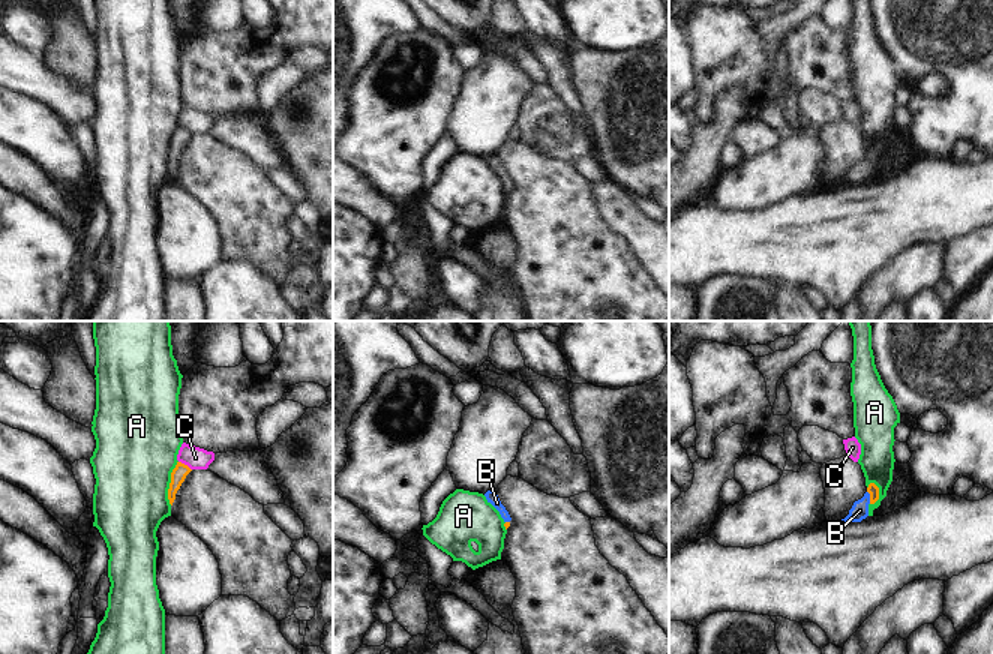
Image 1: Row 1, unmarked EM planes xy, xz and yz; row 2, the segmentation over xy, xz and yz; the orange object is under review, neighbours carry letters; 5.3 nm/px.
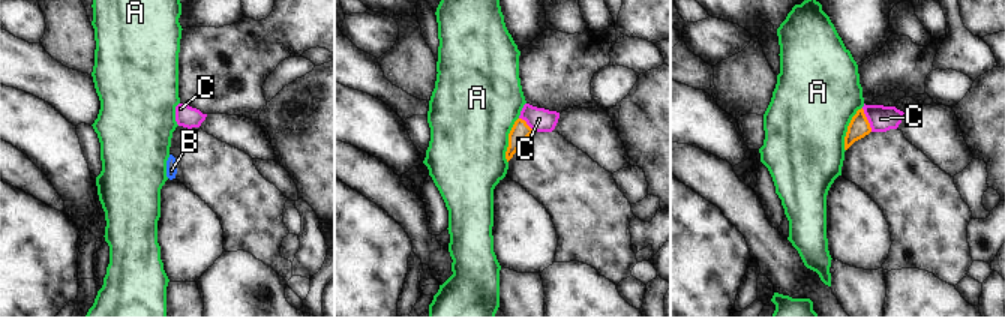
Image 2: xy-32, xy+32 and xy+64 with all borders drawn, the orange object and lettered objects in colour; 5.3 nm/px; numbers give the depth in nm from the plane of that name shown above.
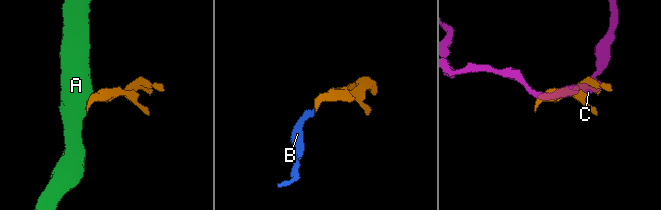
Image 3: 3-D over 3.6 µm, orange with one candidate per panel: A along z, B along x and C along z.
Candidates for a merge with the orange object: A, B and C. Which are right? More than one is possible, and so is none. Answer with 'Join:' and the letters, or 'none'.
Join: B

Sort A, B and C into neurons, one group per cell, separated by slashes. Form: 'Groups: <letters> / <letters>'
Groups: A / B / C.

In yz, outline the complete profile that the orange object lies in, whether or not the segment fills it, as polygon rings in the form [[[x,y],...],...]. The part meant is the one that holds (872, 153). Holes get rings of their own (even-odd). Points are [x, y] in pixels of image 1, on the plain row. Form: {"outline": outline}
{"outline": [[[870,147],[864,160],[854,166],[849,178],[838,184],[837,189],[843,189],[846,186],[861,186],[868,180],[868,170],[874,168],[879,164],[879,152],[874,147]]]}

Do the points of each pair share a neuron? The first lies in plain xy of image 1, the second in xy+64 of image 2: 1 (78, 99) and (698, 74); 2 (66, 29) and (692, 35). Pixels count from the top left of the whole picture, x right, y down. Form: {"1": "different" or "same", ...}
{"1": "same", "2": "different"}

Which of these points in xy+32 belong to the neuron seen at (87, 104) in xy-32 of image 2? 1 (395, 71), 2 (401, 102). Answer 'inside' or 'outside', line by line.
1: outside
2: inside

